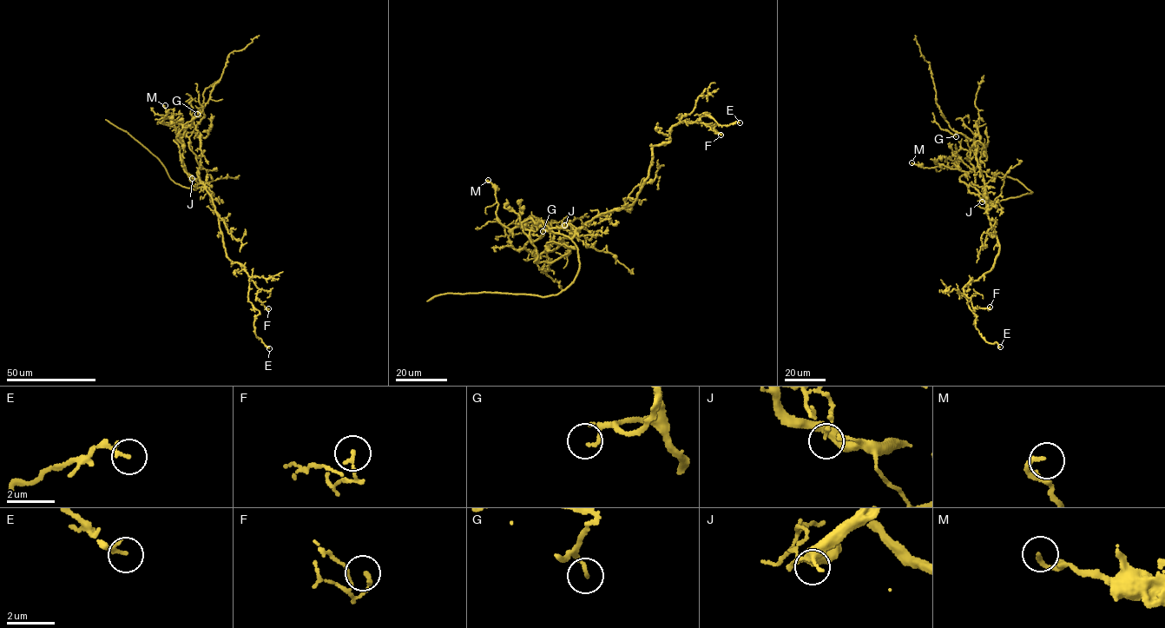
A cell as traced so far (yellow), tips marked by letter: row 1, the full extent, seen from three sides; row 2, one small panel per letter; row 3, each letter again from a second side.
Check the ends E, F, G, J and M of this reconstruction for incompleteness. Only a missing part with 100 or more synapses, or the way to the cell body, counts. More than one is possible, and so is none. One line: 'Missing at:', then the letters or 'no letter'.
Missing at: no letter

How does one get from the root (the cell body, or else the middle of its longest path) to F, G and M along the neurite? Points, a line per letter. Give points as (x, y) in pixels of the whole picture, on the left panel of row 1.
F: (212, 198), (227, 257), (232, 264), (238, 262), (245, 267), (259, 289), (258, 300), (268, 308)
G: (212, 198), (197, 174), (201, 151), (200, 133), (195, 127), (205, 115), (201, 112), (197, 114)
M: (212, 198), (205, 185), (191, 182), (182, 160), (182, 142), (178, 141), (174, 127), (162, 122), (165, 105)

